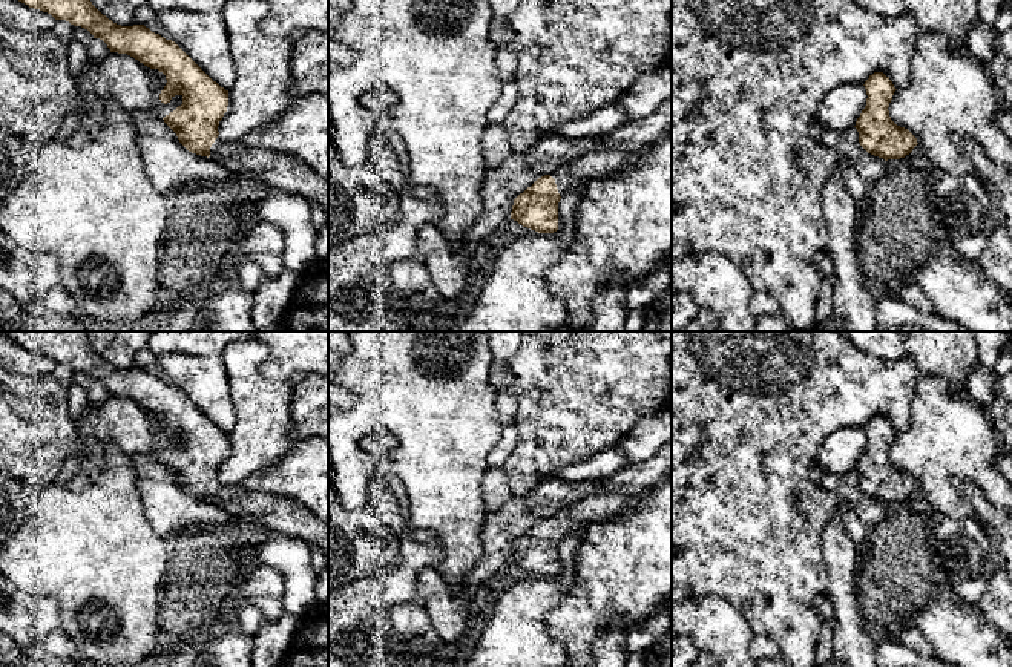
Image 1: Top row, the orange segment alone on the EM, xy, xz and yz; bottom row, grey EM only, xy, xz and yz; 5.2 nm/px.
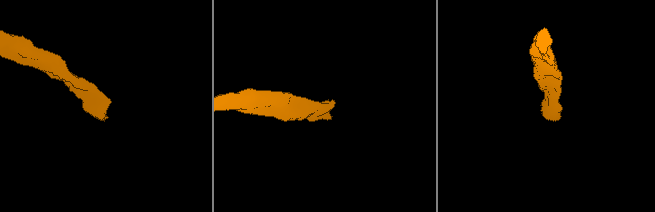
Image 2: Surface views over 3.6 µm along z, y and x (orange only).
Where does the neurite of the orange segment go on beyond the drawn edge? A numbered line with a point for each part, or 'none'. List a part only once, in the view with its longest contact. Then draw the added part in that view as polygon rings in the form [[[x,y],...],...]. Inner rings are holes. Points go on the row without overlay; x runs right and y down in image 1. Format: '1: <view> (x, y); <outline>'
1: xz (597, 508); [[[593,494],[561,511],[550,520],[555,523],[560,540],[569,534],[586,534],[592,523],[612,520],[638,504],[636,497],[621,494]]]

